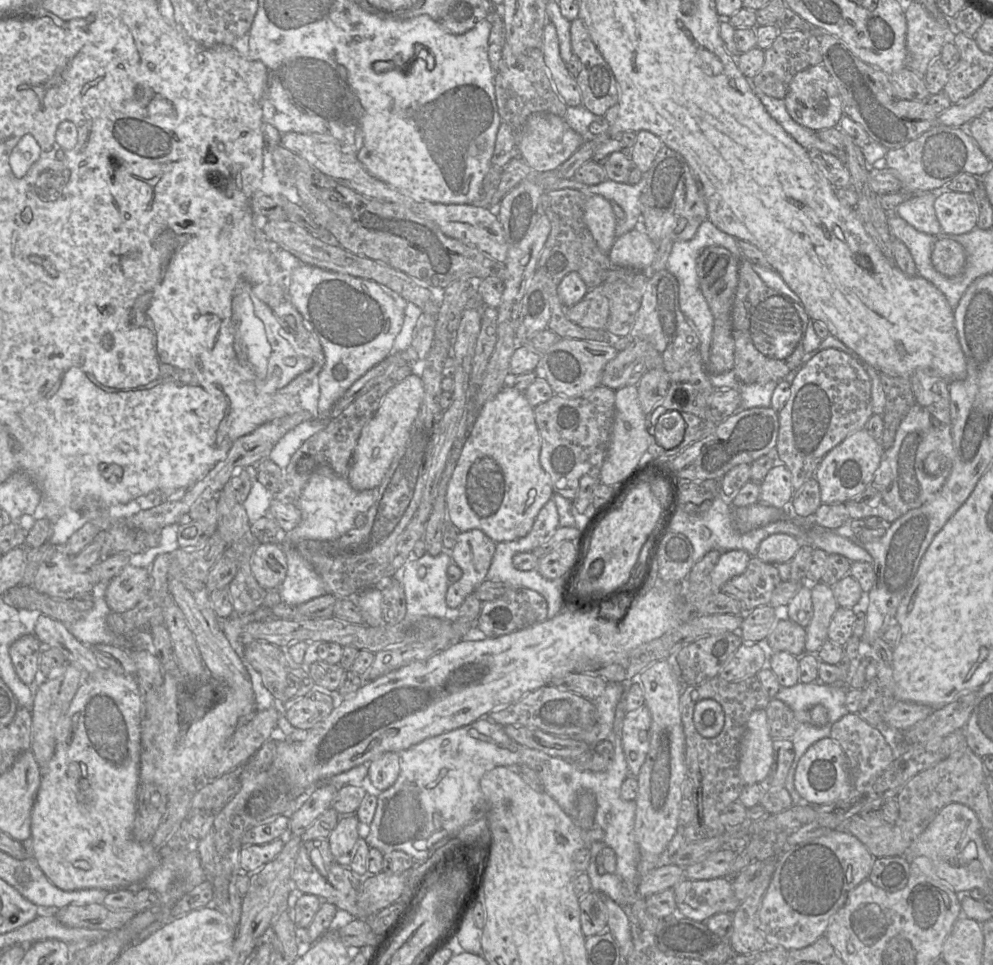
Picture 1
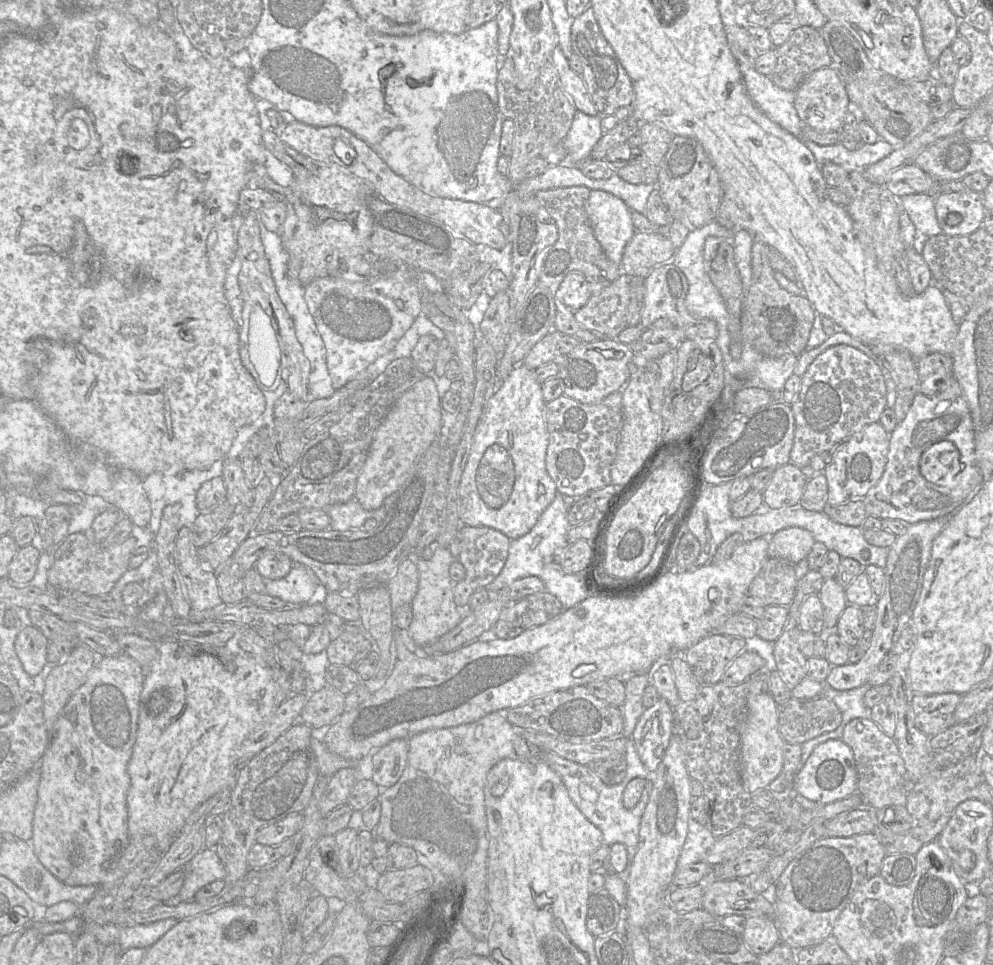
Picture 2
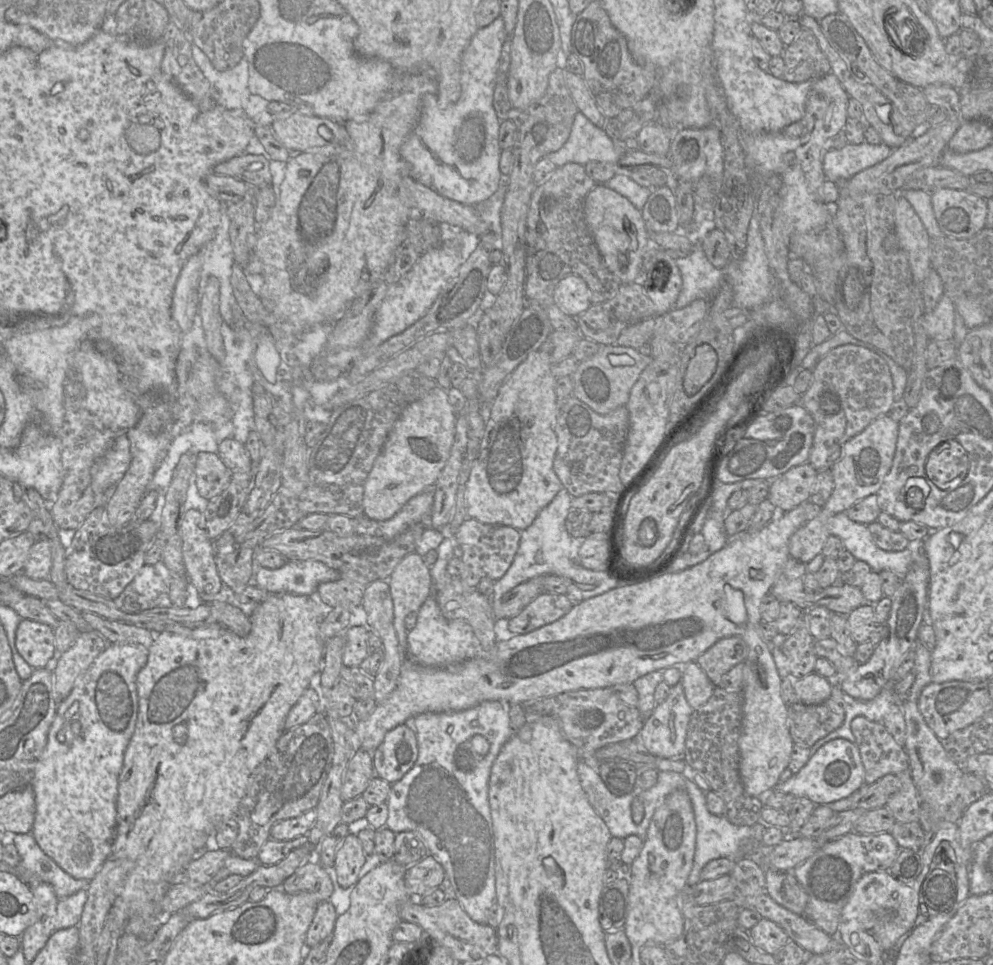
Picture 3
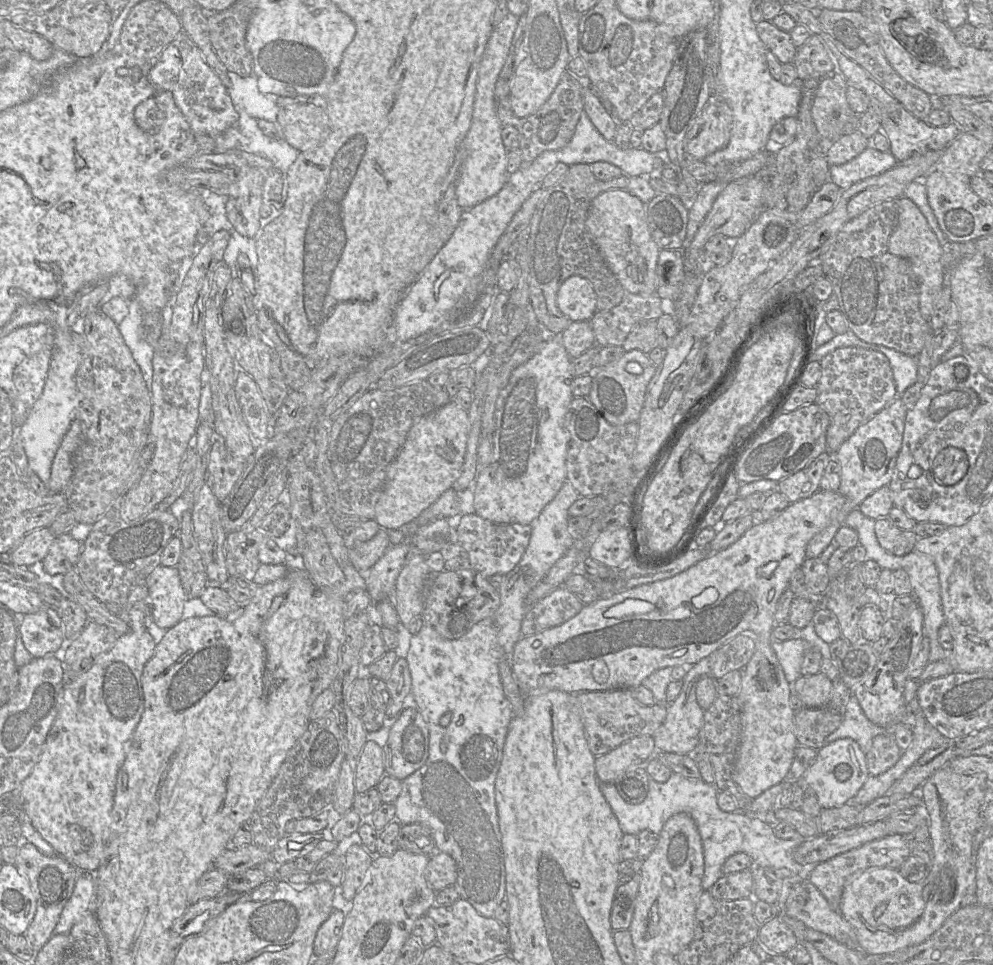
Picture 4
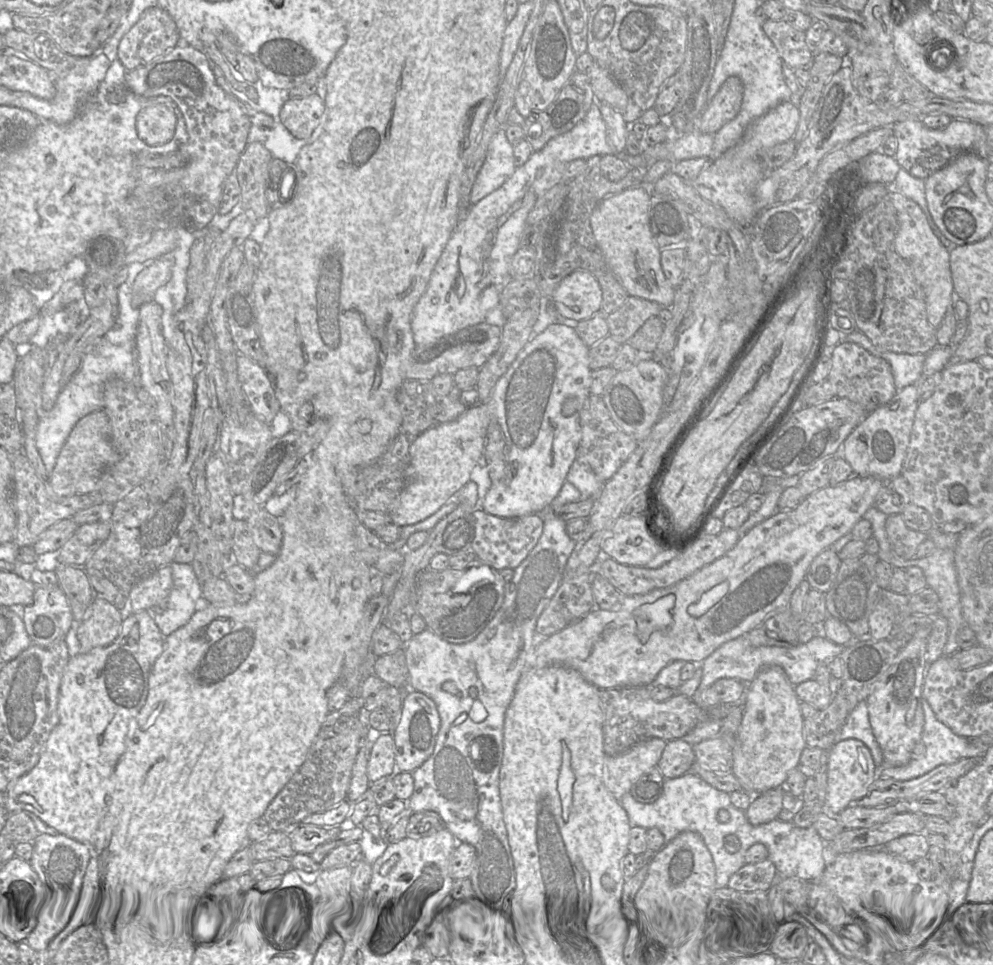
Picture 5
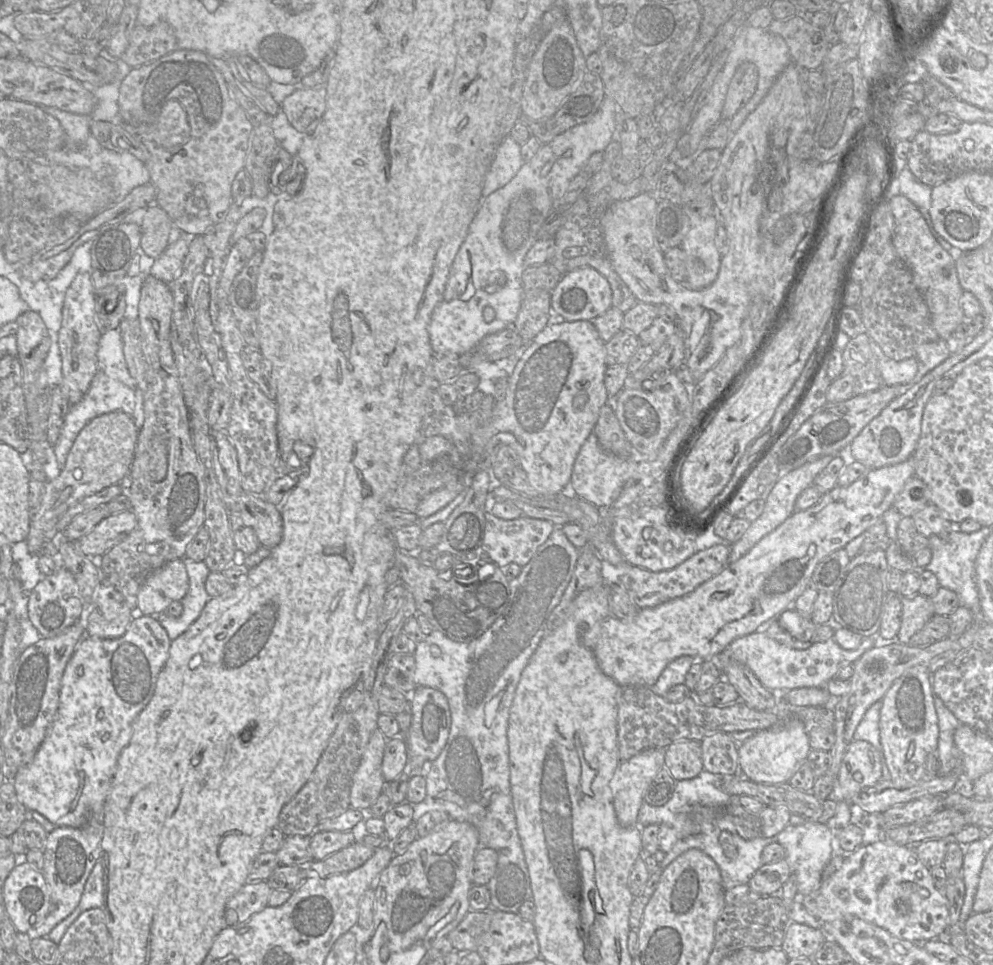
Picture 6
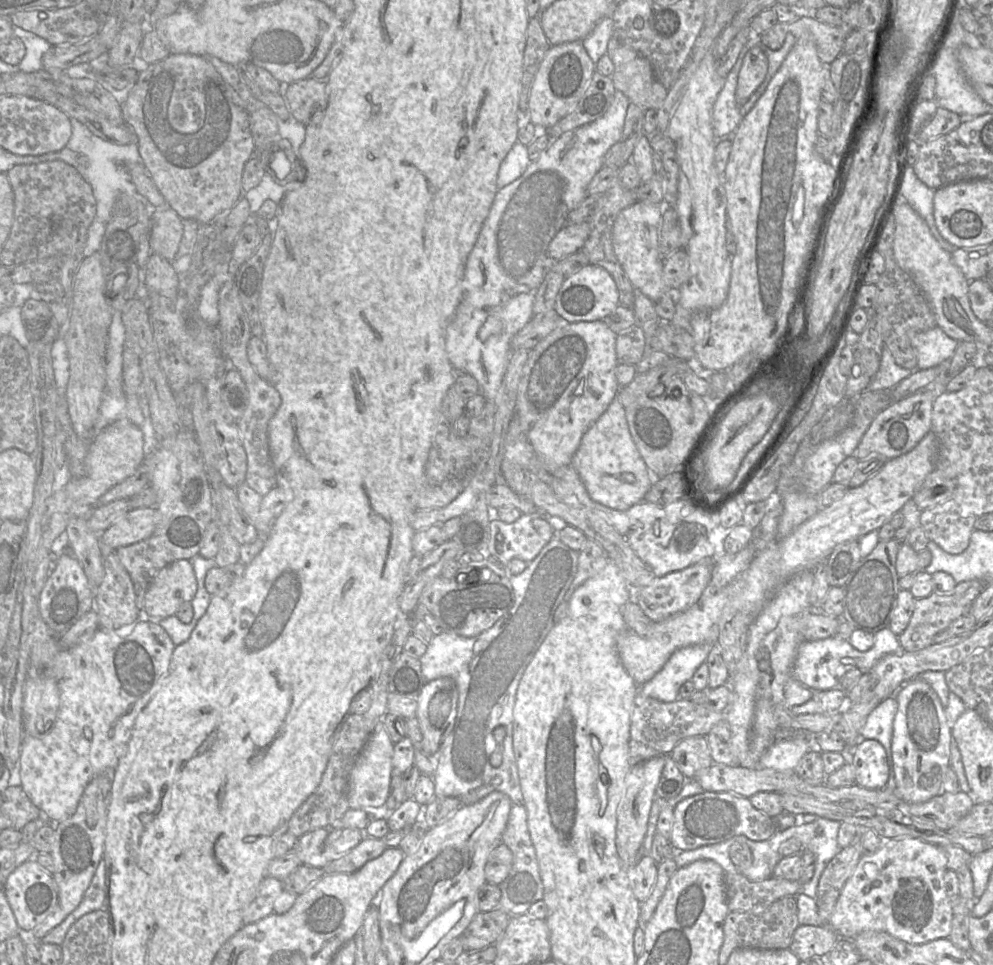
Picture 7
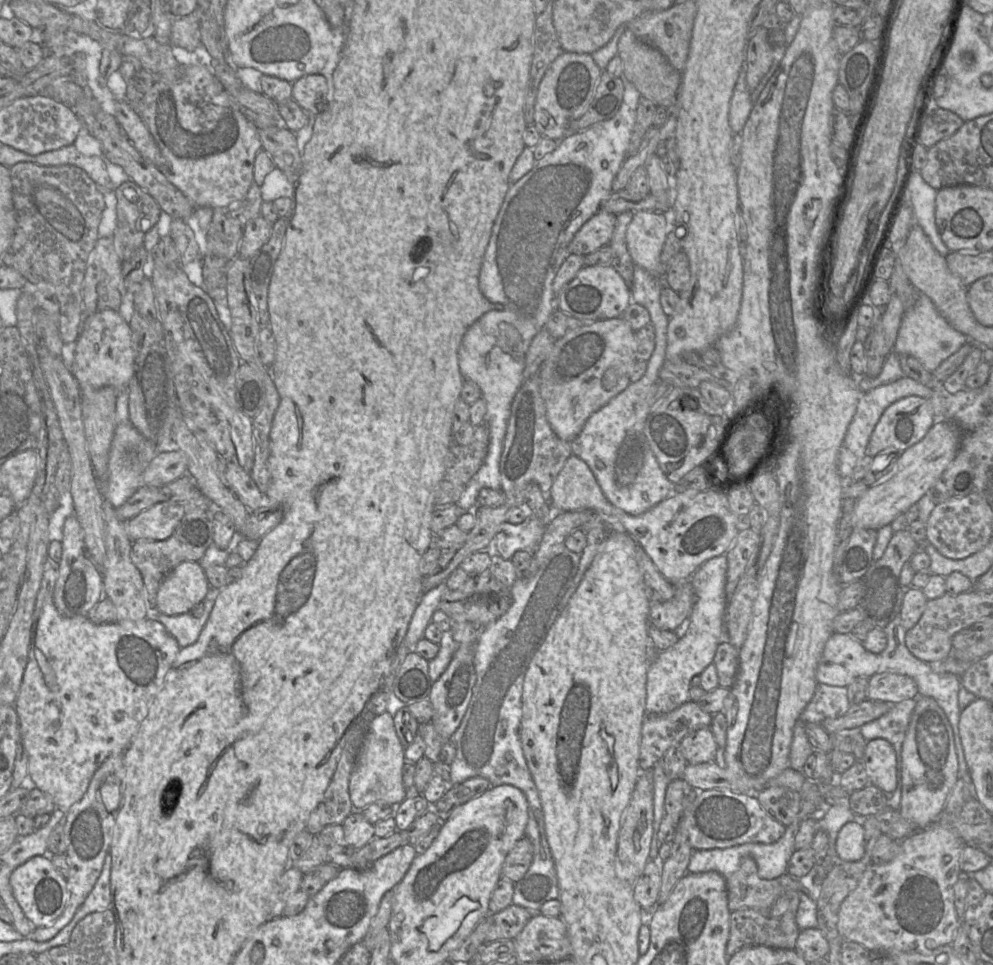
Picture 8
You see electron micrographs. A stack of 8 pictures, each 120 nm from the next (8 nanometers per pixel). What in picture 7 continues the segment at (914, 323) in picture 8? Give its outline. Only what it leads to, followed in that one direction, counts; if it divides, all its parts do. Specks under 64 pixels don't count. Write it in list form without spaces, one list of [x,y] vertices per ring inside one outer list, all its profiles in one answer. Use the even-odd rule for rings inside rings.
[[[941,328],[920,332],[911,339],[917,358],[917,369],[926,370],[950,360],[954,355],[958,342],[948,337]]]

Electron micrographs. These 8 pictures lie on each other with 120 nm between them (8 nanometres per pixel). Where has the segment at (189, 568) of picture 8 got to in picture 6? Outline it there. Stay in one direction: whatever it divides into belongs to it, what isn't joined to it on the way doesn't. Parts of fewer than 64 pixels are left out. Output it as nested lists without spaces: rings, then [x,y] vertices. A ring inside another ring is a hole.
[[[182,559],[172,560],[150,574],[137,595],[137,608],[144,616],[159,616],[173,602],[180,602],[189,590]]]

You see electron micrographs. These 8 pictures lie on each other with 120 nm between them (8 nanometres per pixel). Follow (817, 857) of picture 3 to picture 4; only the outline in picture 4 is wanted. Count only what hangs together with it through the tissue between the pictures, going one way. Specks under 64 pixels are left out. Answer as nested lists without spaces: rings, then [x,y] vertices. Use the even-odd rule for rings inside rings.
[[[891,834],[816,864],[807,878],[827,899],[831,907],[839,910],[845,888],[857,876],[869,868],[898,869],[910,855],[909,838],[900,834]]]

